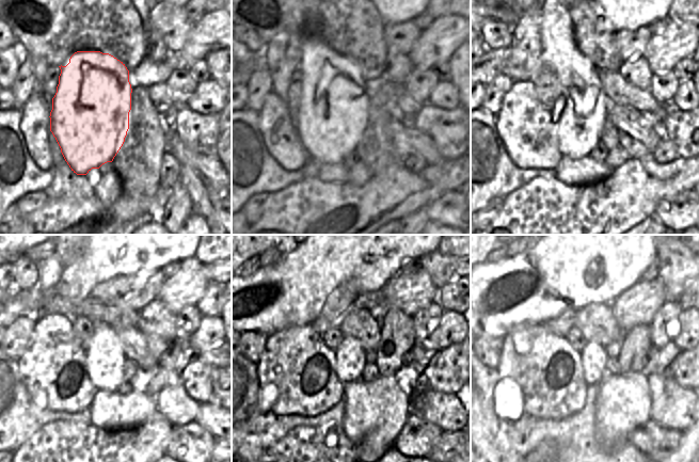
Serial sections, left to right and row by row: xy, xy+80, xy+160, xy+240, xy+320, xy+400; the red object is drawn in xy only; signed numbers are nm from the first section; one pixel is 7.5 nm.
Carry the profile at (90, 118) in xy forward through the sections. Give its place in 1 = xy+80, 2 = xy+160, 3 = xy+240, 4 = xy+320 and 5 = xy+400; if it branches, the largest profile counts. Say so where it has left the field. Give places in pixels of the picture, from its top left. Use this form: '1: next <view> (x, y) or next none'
1: next xy+80 (333, 112)
2: next xy+160 (580, 126)
3: next xy+240 (105, 356)
4: next xy+320 (350, 357)
5: next xy+400 (593, 355)

